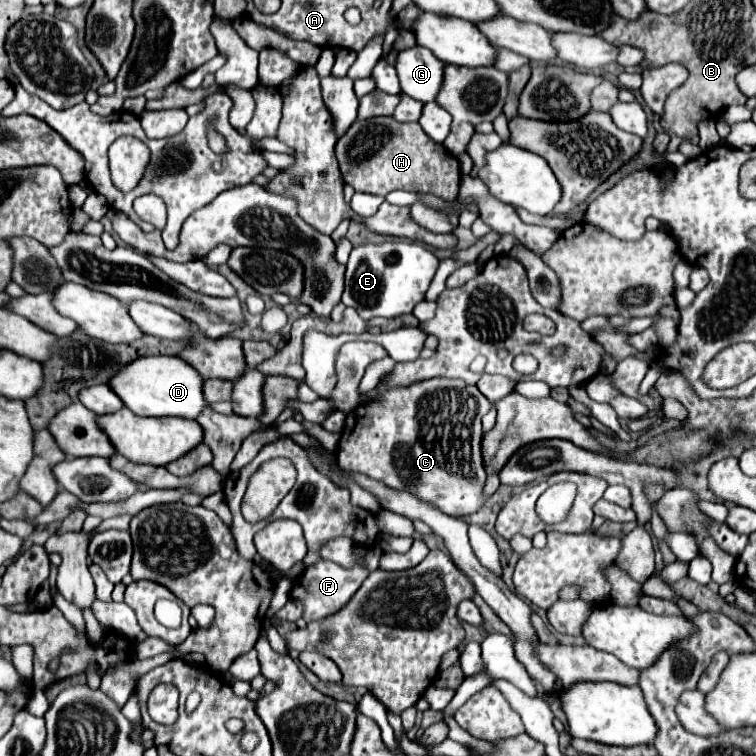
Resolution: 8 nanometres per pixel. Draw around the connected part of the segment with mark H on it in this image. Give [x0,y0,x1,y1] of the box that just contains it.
[335,117,461,201]

